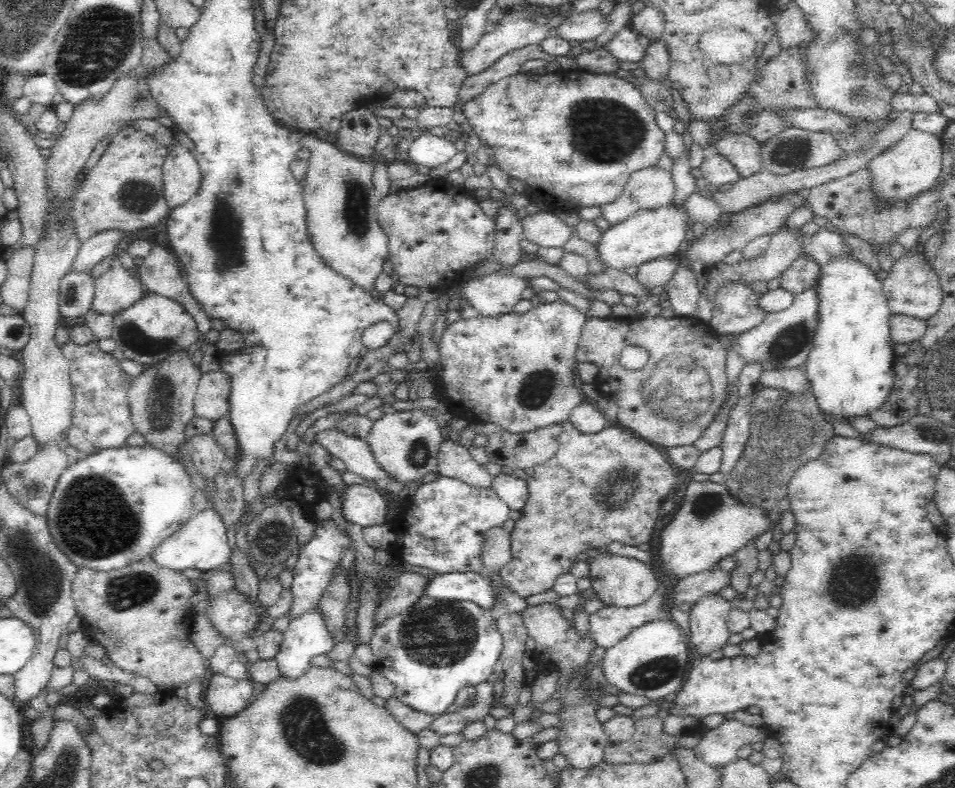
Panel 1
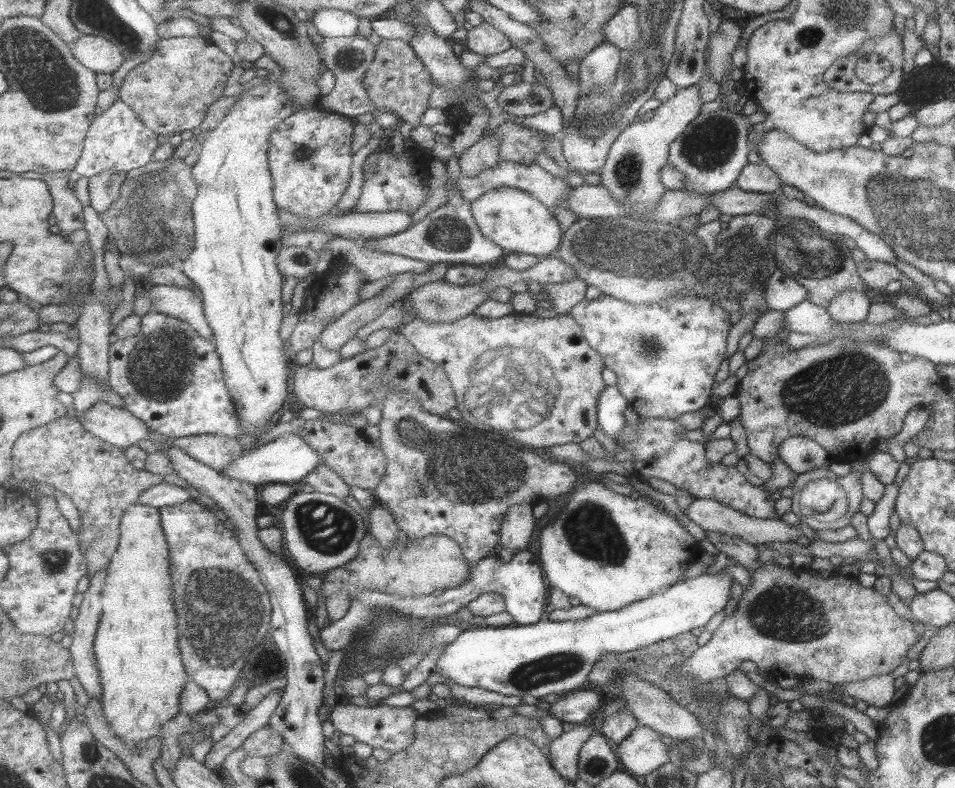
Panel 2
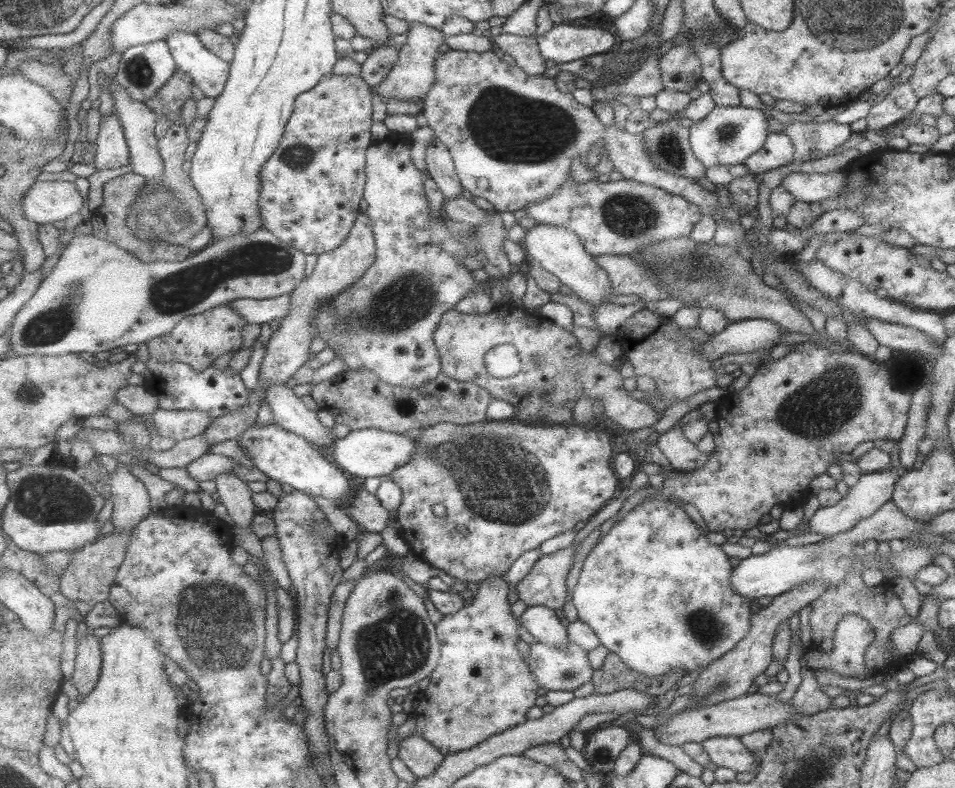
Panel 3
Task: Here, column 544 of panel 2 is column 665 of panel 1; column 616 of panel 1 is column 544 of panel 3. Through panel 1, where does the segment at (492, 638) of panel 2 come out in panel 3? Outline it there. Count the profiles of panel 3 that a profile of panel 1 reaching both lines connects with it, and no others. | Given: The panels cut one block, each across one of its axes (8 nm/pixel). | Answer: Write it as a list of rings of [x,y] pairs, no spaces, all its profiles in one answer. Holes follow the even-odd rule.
[[[535,640],[527,660],[541,681],[544,692],[576,692],[582,684],[591,683],[593,680],[595,670],[588,661],[588,652],[574,641],[570,641],[565,647],[559,647]]]

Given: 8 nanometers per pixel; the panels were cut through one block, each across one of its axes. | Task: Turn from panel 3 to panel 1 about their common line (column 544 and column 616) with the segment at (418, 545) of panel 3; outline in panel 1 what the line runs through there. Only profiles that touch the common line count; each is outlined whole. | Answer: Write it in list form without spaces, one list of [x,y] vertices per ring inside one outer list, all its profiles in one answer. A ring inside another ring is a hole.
[[[564,422],[565,428],[561,436],[558,438],[558,449],[555,456],[549,460],[543,461],[541,464],[533,467],[534,474],[527,478],[529,492],[528,501],[525,506],[520,510],[522,517],[515,522],[515,526],[511,531],[511,547],[512,558],[509,562],[499,571],[498,576],[502,584],[508,588],[509,592],[516,593],[516,596],[522,598],[530,598],[534,594],[546,592],[550,590],[554,582],[566,574],[570,574],[574,562],[580,560],[580,554],[590,552],[590,550],[598,550],[604,546],[610,546],[612,543],[620,543],[624,546],[640,548],[640,546],[652,540],[654,534],[654,526],[659,516],[659,509],[665,501],[669,491],[677,484],[677,476],[679,470],[673,465],[671,459],[667,456],[665,450],[656,445],[653,445],[641,437],[638,437],[634,432],[620,426],[617,423],[610,423],[607,428],[596,434],[582,434],[576,431],[576,428],[570,426],[570,423]]]

